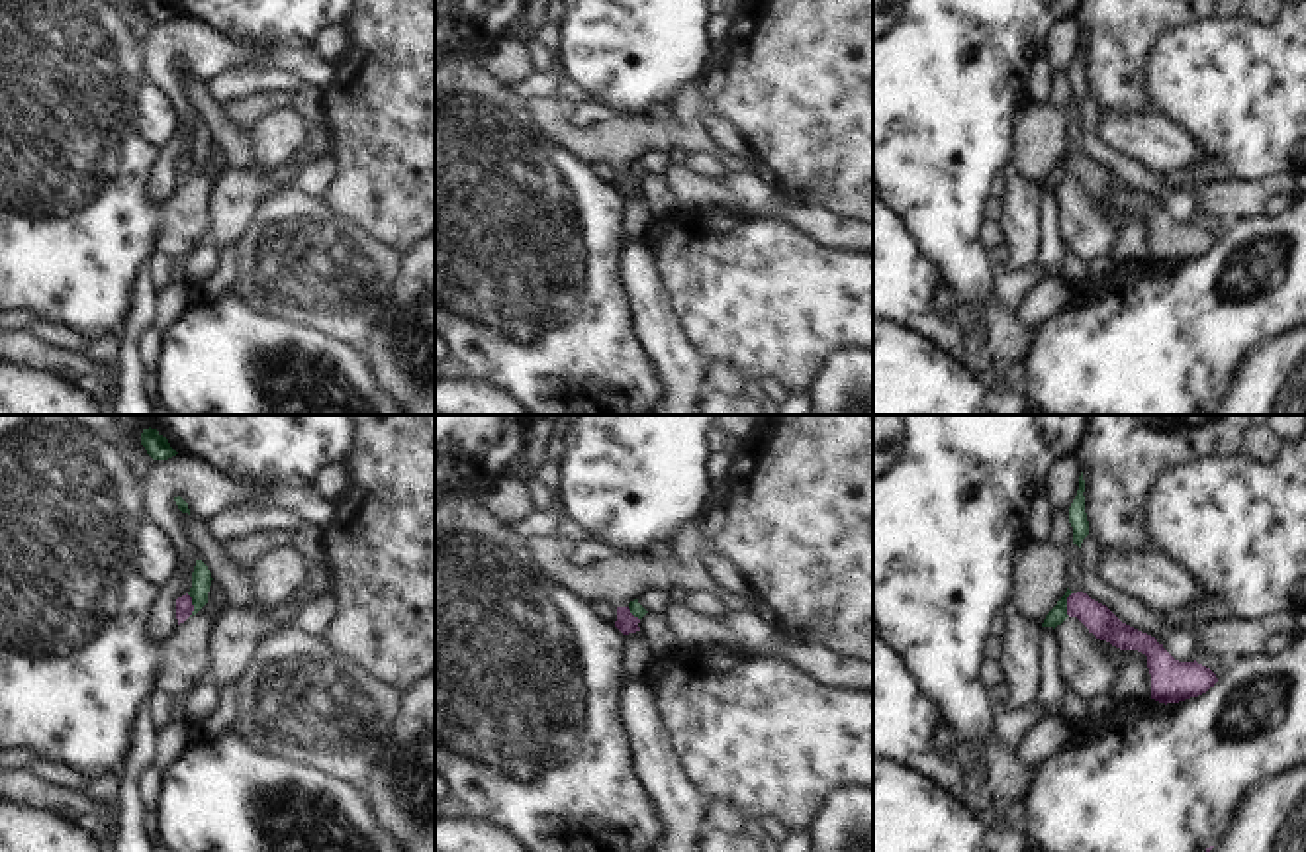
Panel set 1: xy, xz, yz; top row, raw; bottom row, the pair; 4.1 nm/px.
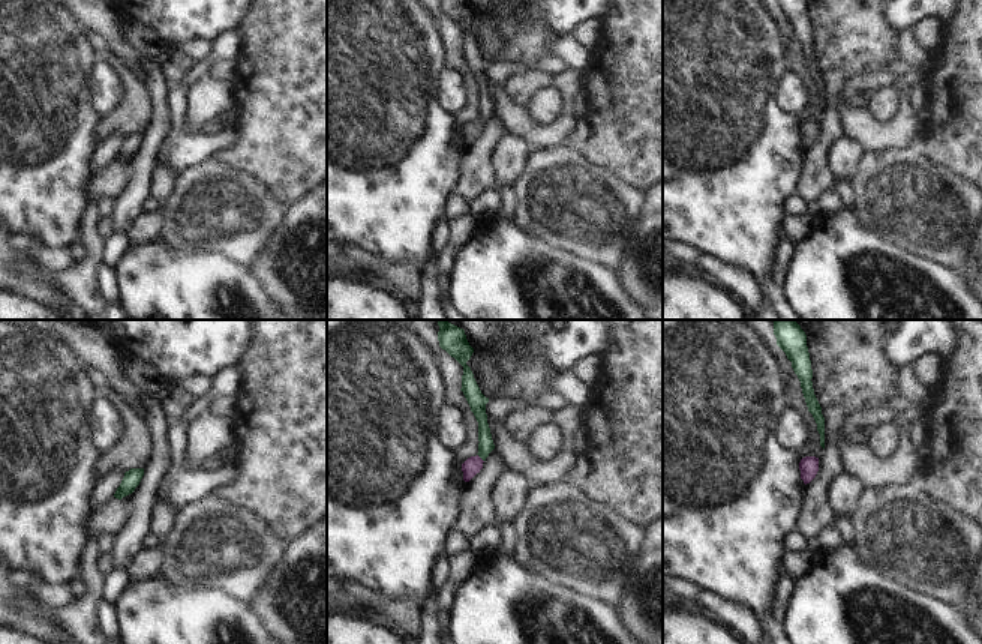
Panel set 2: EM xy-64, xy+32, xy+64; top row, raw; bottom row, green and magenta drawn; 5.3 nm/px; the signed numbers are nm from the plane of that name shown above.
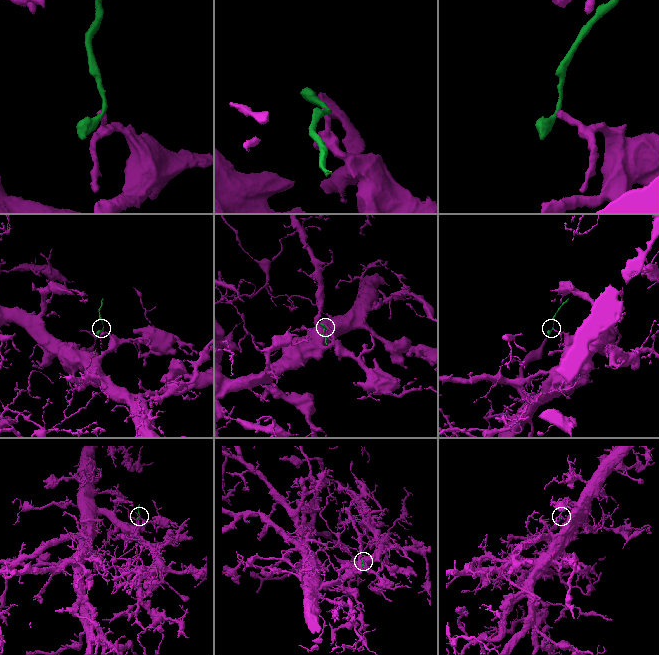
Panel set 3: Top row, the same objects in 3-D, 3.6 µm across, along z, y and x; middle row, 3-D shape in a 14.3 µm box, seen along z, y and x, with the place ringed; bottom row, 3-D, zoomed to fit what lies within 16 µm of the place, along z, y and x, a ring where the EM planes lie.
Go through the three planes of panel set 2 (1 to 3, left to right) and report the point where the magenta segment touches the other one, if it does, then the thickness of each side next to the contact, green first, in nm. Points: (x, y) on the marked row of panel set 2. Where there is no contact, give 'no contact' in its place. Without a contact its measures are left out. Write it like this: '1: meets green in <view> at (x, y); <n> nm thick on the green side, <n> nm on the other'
1: no contact
2: meets green in xy+32 at (480, 457); 80 nm thick on the green side, 90 nm on the other
3: no contact

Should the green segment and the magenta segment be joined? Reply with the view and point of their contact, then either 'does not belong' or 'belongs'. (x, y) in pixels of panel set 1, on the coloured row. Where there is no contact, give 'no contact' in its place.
meets green in yz at (1066, 604); does not belong

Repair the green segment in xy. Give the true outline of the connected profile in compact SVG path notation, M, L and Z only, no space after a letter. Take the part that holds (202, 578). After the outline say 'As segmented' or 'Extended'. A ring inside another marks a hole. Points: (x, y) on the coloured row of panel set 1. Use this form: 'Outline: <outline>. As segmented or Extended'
Outline: M196 560L194 572L192 572L192 588L188 595L192 597L194 611L196 615L206 603L208 603L208 592L211 586L211 572L202 560Z. As segmented.

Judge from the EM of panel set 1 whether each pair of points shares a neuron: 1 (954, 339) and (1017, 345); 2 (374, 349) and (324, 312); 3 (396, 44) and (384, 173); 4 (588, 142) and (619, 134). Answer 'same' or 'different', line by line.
1: different
2: different
3: same
4: same

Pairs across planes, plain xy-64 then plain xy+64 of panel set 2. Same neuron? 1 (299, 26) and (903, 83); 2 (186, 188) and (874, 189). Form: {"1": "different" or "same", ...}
{"1": "different", "2": "same"}

